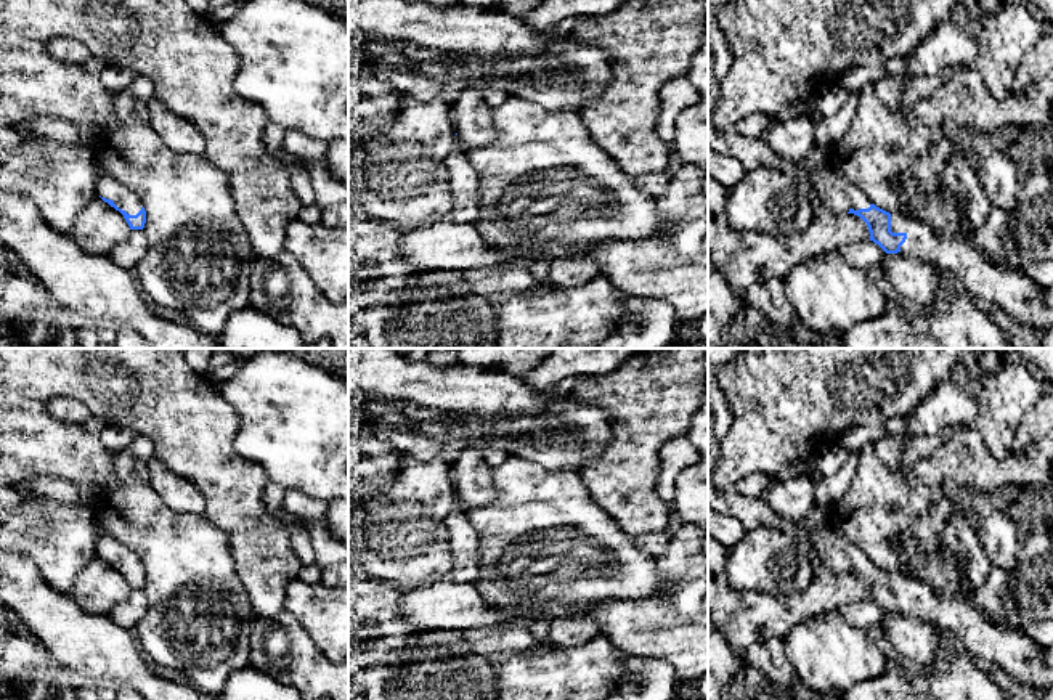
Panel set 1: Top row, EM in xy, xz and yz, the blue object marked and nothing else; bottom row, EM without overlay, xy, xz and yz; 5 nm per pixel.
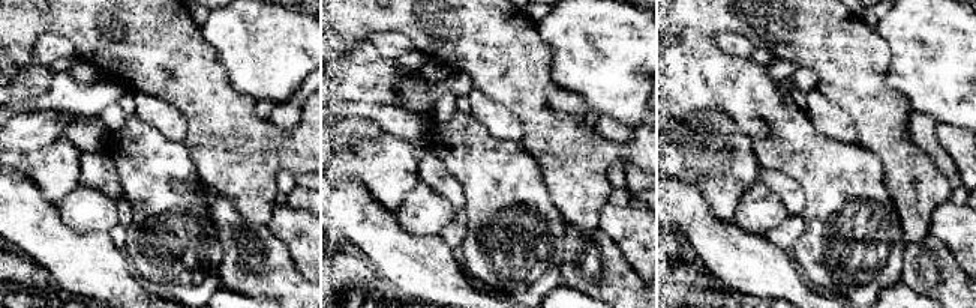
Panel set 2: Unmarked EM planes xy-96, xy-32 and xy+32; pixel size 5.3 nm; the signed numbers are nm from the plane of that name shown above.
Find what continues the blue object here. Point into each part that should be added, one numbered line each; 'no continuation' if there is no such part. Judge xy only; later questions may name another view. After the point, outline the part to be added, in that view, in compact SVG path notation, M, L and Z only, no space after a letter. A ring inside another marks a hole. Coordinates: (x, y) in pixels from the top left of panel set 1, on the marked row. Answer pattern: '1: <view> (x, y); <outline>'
1: xy (106, 187); M98 172L96 196L111 199L119 209L130 215L136 215L143 207L140 197L135 193L103 172Z

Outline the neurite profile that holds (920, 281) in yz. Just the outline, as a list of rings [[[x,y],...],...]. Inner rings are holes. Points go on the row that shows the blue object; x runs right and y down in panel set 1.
[[[901,252],[886,254],[876,270],[899,295],[923,308],[934,303],[947,287],[958,287],[955,278],[936,263]]]

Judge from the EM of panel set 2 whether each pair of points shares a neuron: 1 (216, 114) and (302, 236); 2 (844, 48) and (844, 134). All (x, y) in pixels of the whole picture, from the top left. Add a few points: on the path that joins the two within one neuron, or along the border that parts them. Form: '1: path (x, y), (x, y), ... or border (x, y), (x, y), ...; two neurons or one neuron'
1: border (276, 206), (266, 224); two neurons
2: border (817, 89), (849, 116), (858, 140); two neurons

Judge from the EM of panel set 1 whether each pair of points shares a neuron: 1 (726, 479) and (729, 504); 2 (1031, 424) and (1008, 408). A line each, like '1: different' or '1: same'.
1: different
2: different

